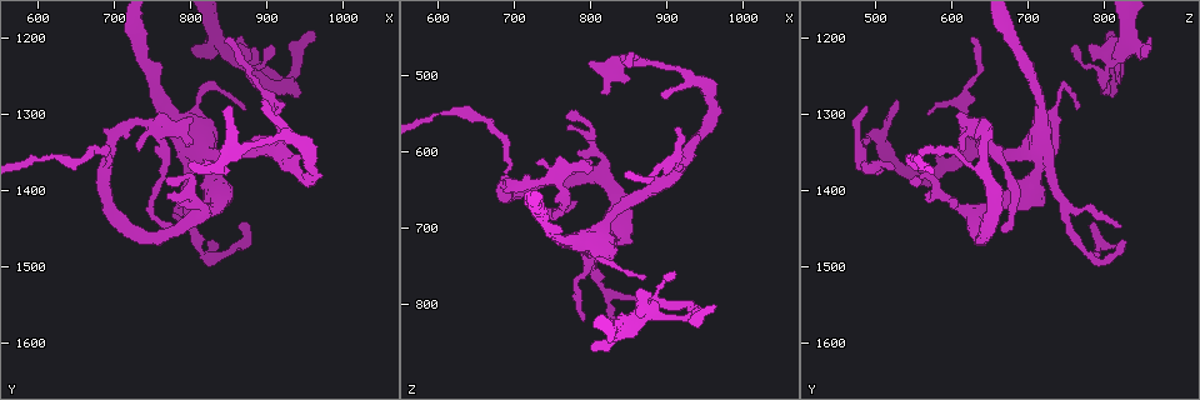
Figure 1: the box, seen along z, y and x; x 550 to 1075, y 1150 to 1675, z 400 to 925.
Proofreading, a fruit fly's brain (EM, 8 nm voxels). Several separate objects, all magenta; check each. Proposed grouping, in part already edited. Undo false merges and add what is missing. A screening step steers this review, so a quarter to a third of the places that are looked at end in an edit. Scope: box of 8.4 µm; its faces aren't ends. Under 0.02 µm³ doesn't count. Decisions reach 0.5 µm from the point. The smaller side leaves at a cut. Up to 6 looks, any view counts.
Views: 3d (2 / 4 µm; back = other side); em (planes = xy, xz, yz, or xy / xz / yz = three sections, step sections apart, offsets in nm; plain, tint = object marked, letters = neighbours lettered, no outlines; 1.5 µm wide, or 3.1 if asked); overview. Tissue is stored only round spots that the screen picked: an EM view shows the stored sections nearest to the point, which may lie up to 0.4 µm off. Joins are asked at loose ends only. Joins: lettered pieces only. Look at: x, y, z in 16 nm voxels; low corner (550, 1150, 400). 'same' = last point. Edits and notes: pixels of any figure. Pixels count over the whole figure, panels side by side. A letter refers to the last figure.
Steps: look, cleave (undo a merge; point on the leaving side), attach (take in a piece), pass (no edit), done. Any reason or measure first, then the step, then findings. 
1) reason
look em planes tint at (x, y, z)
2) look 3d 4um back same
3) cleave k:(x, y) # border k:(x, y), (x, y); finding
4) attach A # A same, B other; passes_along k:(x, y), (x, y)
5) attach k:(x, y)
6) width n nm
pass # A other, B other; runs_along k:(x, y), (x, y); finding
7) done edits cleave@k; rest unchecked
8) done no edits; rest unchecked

free end
look em planes letters at (910, 1300, 570)

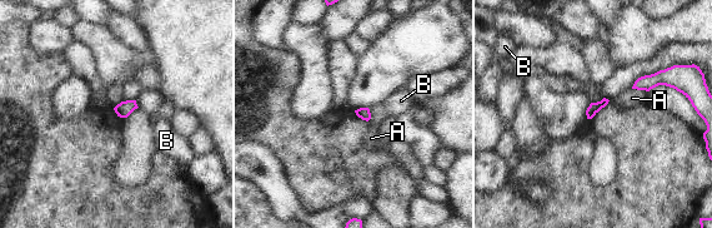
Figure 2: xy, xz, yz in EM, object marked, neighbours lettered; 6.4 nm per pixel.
pass # A other, B other; none of them fits

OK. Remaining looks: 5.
sharp bend
look 3d 4um at (825, 1490, 780)

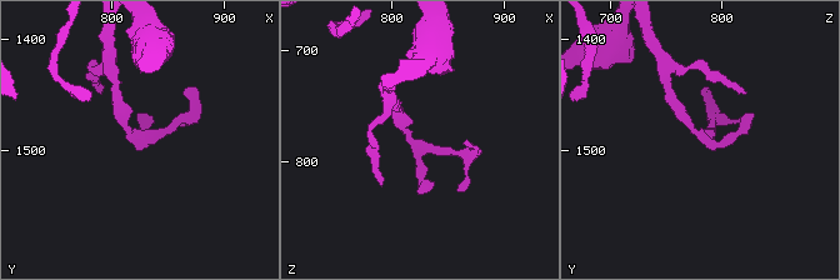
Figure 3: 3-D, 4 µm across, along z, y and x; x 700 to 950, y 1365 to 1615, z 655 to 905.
look em xy step 4 tint at (822, 1490, 786)

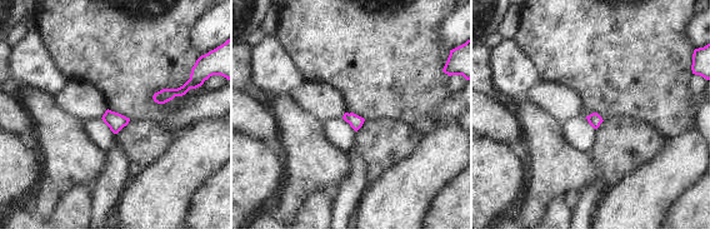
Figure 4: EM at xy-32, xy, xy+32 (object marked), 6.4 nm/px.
another direction
look em planes letters same

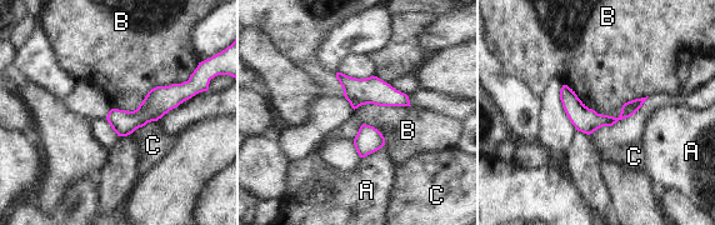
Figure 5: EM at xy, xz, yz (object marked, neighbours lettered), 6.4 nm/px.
pass # A other, B other, C other; runs_along 5:(189, 93), (110, 119); continuous, no second neuron

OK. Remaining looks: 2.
free end
look em yz step 4 tint at (805, 1340, 610)

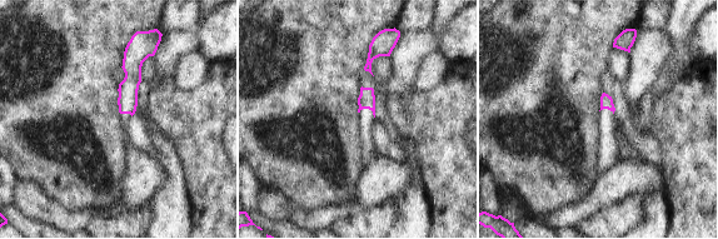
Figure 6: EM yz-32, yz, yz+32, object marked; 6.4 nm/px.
another direction
look em planes letters same

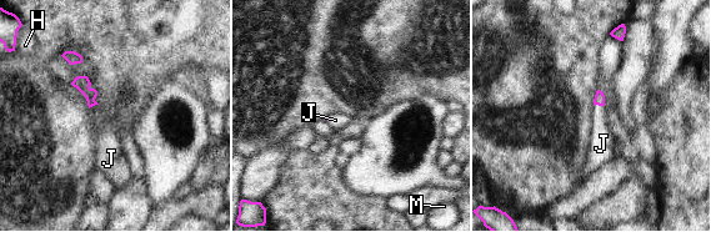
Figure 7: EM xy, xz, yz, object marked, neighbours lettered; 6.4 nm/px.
attach J # H other, J same, M other; passes_along 7:(599, 99), (599, 105), (601, 144); the neuron continues

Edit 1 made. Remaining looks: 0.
done edits attach@7; rest unchecked

